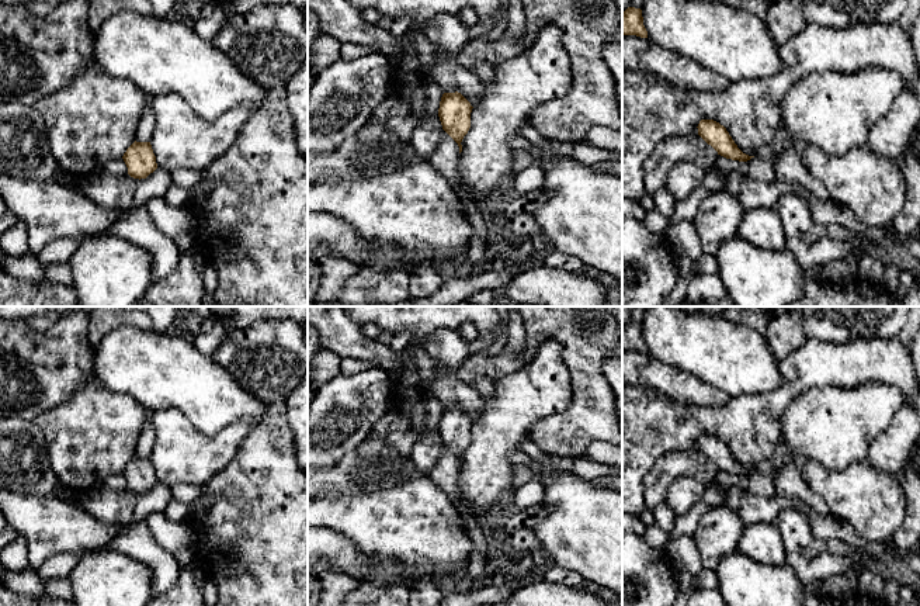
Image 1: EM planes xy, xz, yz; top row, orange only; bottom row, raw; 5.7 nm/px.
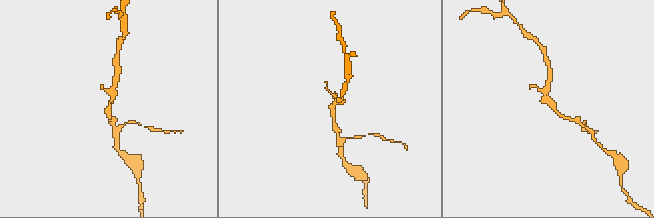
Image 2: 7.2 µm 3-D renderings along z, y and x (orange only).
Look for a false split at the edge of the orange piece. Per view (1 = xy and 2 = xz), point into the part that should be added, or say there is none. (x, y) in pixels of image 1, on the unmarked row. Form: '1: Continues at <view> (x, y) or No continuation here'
1: No continuation here
2: No continuation here

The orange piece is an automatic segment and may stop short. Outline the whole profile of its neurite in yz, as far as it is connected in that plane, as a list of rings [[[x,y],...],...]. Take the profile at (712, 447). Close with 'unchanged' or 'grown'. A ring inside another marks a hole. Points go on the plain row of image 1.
[[[701,434],[697,443],[698,450],[708,460],[711,460],[718,467],[718,470],[739,477],[747,477],[754,472],[743,468],[726,446],[726,443],[719,437],[714,434]]]; unchanged

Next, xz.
[[[458,406],[444,408],[440,416],[438,432],[442,444],[458,458],[462,467],[462,454],[471,443],[471,418]]]; unchanged

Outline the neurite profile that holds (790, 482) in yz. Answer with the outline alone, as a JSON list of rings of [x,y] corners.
[[[767,458],[757,464],[756,472],[774,475],[777,496],[799,498],[819,515],[830,513],[820,495],[815,494],[806,484],[801,461],[789,461],[778,468],[773,458]]]

